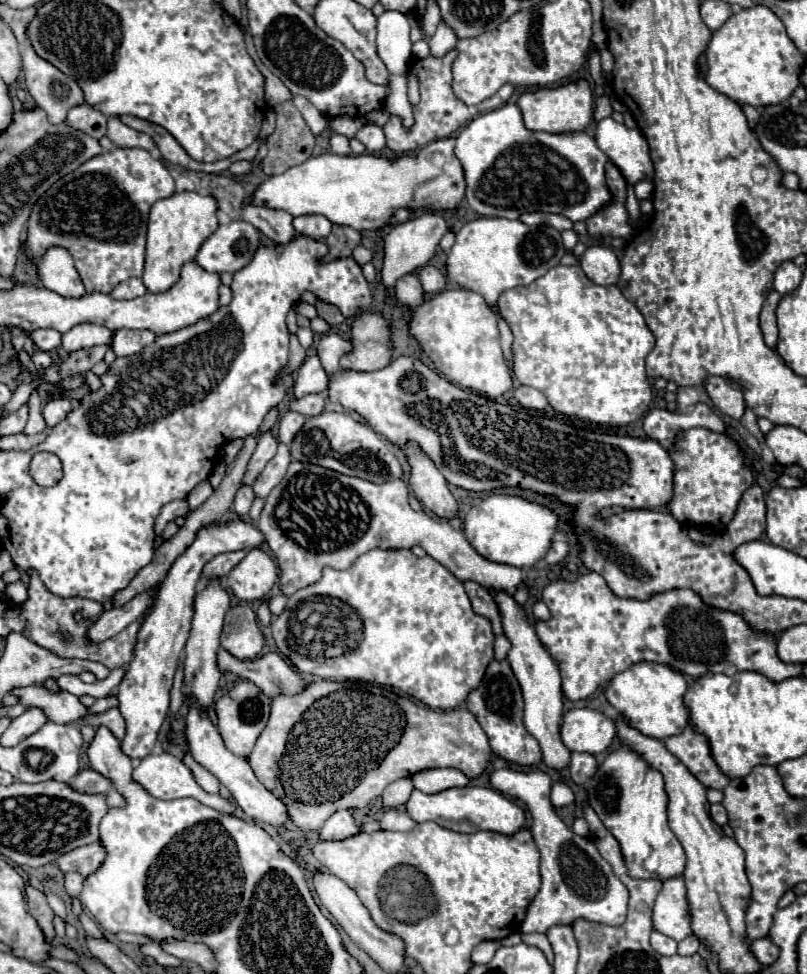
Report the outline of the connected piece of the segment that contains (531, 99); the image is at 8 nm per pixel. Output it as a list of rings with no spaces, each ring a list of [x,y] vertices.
[[[577,78],[555,88],[537,88],[523,92],[517,100],[525,126],[533,132],[573,132],[585,130],[593,118],[593,92],[587,80]]]

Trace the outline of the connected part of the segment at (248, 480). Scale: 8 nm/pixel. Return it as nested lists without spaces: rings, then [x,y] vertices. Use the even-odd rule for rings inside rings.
[[[267,430],[267,434],[263,434],[259,438],[259,444],[257,444],[257,448],[255,448],[255,452],[253,452],[251,460],[249,460],[249,468],[245,472],[245,480],[243,480],[245,484],[253,484],[255,482],[255,478],[261,474],[265,464],[275,456],[277,444],[279,442],[277,442],[273,430]]]

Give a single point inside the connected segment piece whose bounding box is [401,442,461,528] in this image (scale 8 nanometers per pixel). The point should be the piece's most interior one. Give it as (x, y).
(427, 483)

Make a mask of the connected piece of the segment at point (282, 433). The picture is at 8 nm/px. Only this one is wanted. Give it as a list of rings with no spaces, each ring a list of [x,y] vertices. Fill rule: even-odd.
[[[285,412],[283,418],[281,418],[281,422],[279,422],[279,430],[277,430],[279,442],[291,444],[293,438],[295,438],[295,434],[303,428],[303,422],[305,422],[305,420],[307,420],[307,418],[305,418],[303,414],[297,414],[297,412]]]

